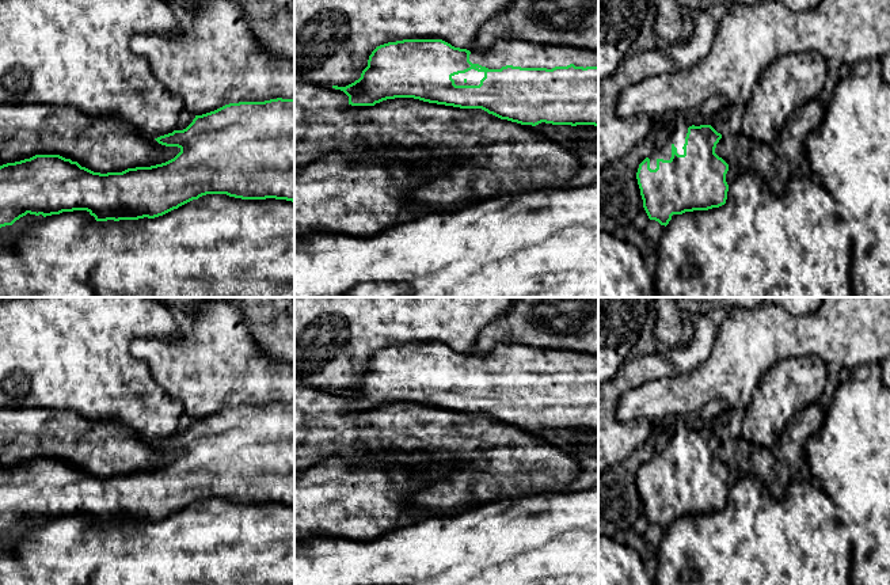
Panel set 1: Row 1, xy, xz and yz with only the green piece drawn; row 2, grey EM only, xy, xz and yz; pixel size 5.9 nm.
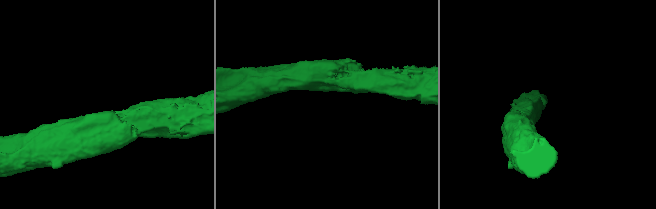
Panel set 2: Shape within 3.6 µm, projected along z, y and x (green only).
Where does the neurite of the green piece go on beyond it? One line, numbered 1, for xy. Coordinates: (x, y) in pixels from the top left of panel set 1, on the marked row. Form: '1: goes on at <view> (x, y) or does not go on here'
1: does not go on here

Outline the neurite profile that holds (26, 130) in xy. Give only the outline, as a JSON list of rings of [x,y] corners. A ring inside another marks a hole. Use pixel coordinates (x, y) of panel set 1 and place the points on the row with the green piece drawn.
[[[0,103],[0,163],[60,155],[94,172],[107,174],[161,164],[179,152],[180,148],[161,145],[115,117],[88,117],[72,106]]]

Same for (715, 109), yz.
[[[714,96],[699,109],[676,115],[668,115],[668,124],[672,129],[677,122],[689,122],[696,117],[700,117],[704,121],[724,121],[727,118],[730,107],[731,106],[724,96]]]

